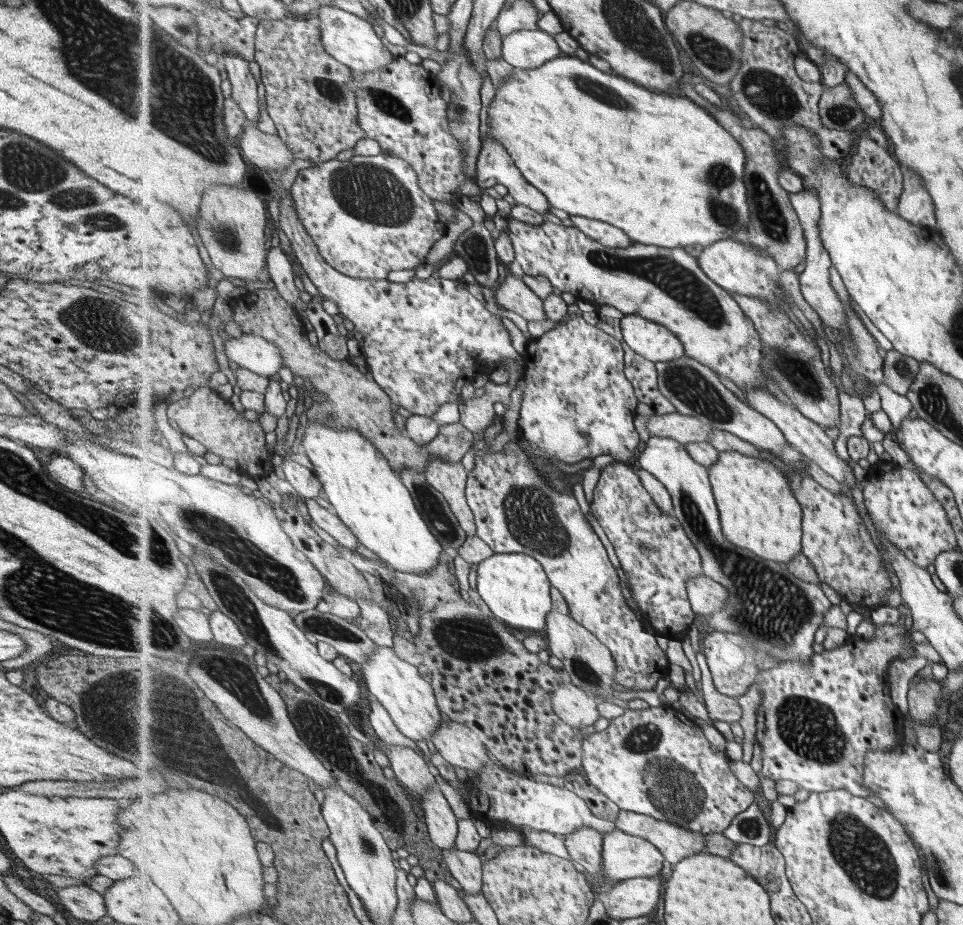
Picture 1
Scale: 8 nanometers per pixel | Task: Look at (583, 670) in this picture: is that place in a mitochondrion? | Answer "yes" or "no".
yes

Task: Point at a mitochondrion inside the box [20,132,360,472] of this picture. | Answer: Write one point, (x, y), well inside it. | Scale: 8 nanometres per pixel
(111, 333)

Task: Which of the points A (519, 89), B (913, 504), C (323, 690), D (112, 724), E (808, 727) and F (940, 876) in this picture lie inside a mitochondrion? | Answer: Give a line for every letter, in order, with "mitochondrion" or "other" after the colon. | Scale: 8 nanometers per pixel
A: other
B: other
C: mitochondrion
D: mitochondrion
E: mitochondrion
F: mitochondrion

